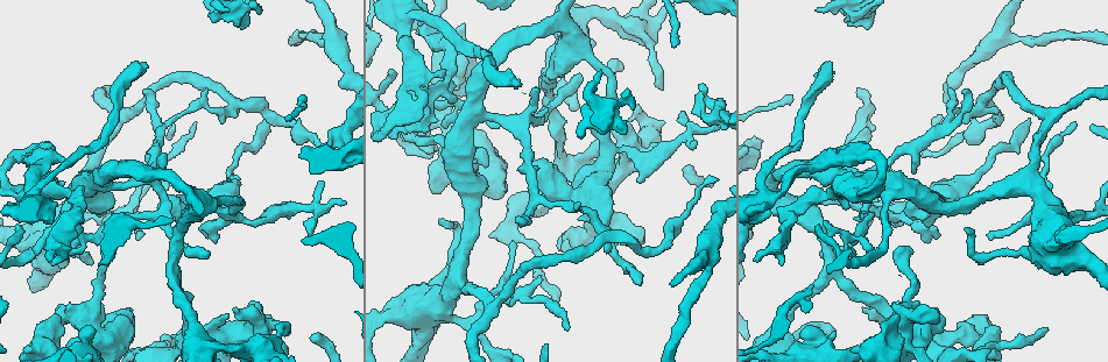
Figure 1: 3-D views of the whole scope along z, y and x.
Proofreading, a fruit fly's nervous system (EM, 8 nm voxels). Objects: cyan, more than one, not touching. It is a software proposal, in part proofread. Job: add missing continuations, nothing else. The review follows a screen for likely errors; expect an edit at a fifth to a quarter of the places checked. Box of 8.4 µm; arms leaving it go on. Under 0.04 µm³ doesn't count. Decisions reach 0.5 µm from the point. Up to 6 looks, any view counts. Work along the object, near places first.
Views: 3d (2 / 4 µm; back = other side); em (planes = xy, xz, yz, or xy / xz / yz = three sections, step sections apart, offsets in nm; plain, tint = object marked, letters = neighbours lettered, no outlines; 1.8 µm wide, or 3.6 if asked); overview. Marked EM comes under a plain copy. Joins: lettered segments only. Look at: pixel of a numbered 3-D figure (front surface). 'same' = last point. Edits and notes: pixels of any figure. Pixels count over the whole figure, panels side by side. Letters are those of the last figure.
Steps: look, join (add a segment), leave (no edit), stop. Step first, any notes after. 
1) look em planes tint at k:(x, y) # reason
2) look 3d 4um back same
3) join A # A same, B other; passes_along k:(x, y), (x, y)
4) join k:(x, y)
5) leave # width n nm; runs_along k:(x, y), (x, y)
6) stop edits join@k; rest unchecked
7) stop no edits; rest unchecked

look em xy step 8 letters at 1:(148, 67)

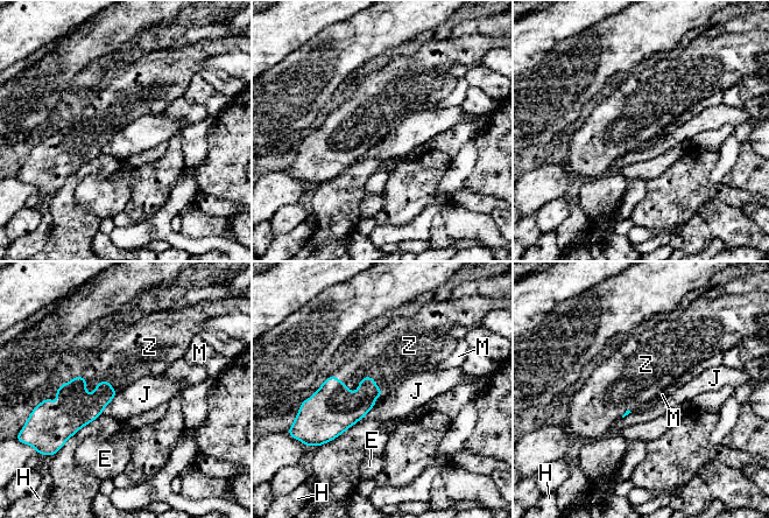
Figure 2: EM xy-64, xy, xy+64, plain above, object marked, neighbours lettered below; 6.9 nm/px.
join Z # E other, H other, J other, M other, Z same; passes_along 2:(336, 411), (359, 383), (383, 356); it goes on there

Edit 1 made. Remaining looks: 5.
look overview # see it whole again

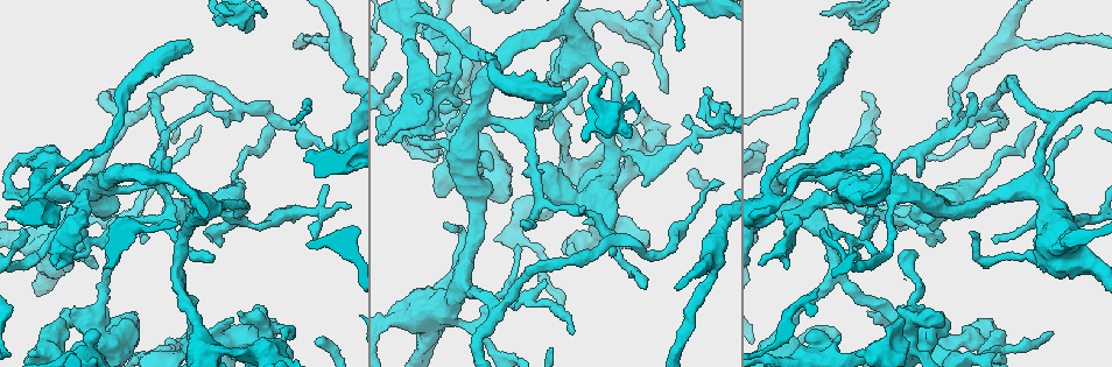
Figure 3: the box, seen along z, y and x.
look 3d 2um at 3:(882, 161) # sharp bend

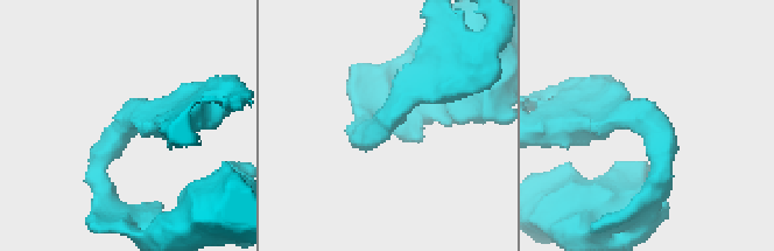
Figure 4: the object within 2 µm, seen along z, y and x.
look em planes tint at 4:(645, 125)

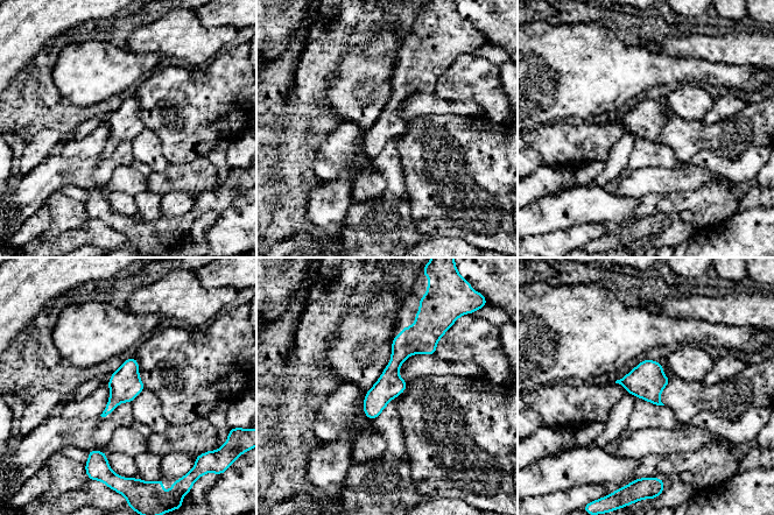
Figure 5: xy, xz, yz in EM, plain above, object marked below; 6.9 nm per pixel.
look em planes letters same # see the neighbours

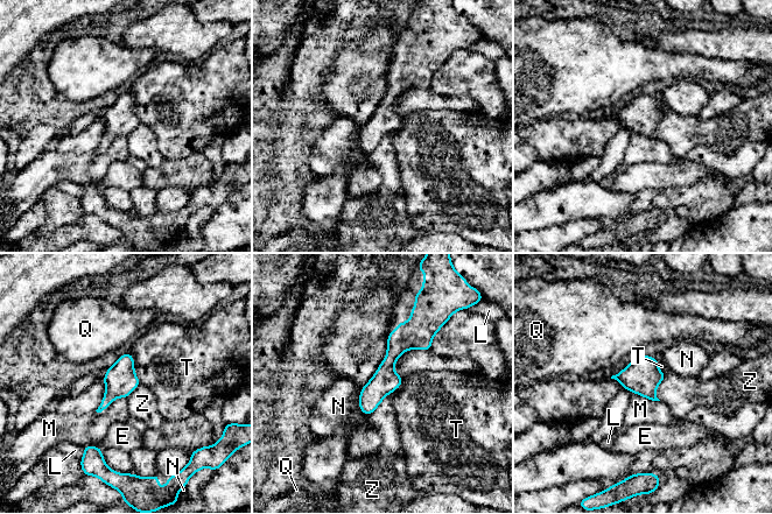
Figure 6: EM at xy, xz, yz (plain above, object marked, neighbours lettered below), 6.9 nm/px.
leave # E other, L other, M other, N other, Q other, T other, Z other; no lettered segment goes on from it

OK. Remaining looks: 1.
stop edits join@2; rest unchecked

